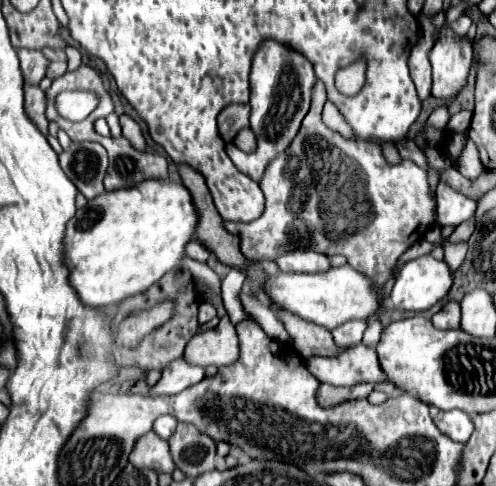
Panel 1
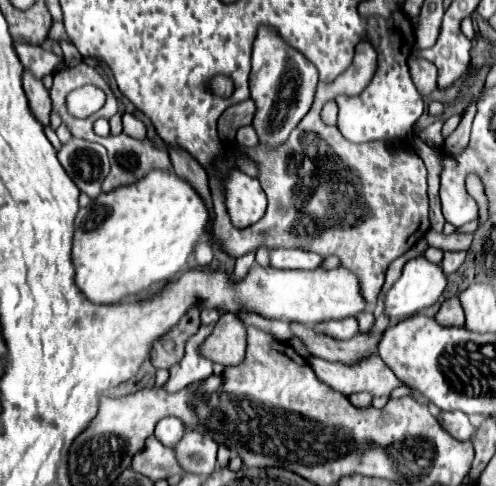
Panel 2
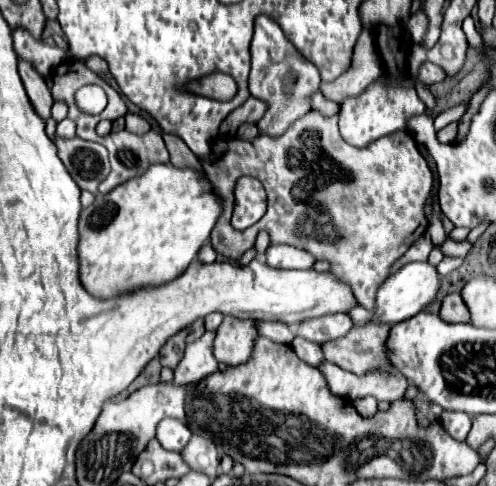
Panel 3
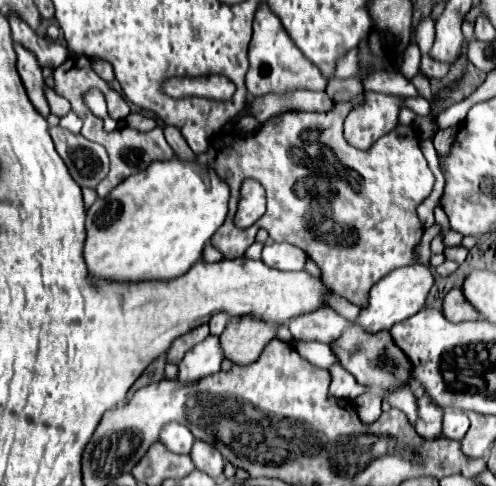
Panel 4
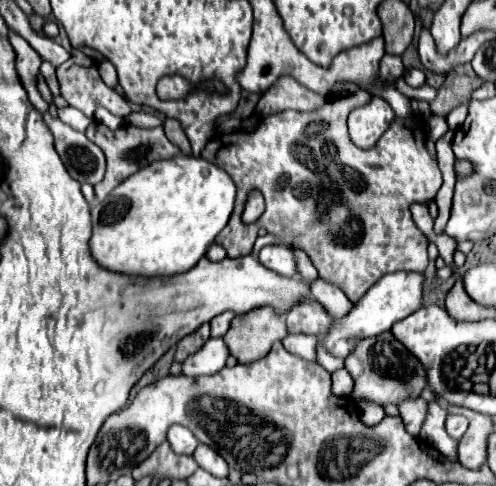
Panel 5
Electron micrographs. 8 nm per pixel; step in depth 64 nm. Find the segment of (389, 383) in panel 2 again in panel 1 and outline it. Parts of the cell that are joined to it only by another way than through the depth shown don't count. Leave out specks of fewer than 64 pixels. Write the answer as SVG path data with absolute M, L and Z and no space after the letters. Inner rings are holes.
M350 346L336 358L308 358L306 366L320 382L332 386L376 386L390 382L386 372L380 368L376 350L368 346Z

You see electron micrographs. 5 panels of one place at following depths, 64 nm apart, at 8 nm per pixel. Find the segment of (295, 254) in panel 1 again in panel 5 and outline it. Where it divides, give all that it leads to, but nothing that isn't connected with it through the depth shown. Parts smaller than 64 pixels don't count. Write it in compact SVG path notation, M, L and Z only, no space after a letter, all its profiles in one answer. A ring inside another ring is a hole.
M264 246L258 254L258 262L282 276L296 274L296 260L288 246Z

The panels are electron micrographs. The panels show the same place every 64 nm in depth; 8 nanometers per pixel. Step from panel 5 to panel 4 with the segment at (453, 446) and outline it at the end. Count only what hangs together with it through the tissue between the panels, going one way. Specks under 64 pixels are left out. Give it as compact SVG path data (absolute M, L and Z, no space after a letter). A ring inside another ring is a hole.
M430 396L418 400L420 404L420 420L416 424L416 432L426 440L442 438L442 410L436 406Z

